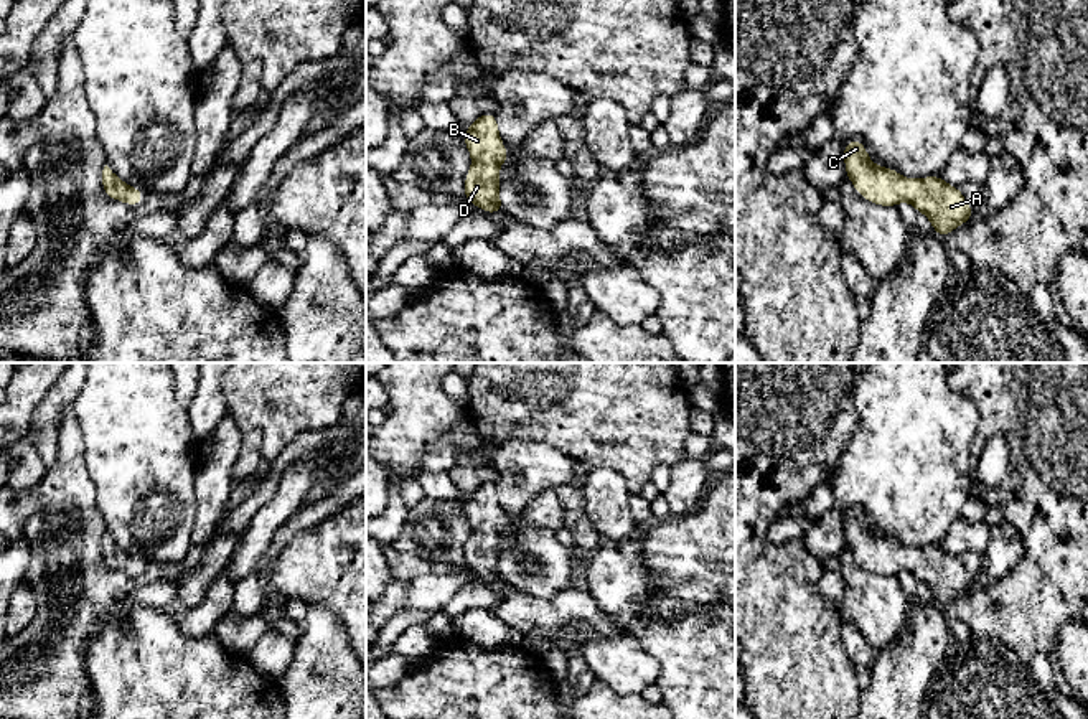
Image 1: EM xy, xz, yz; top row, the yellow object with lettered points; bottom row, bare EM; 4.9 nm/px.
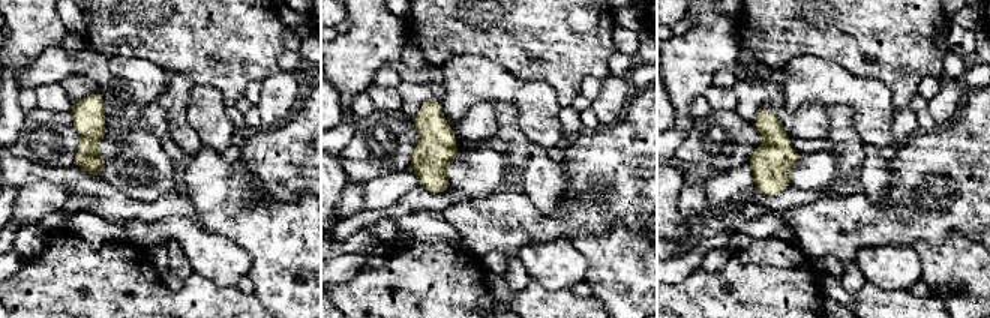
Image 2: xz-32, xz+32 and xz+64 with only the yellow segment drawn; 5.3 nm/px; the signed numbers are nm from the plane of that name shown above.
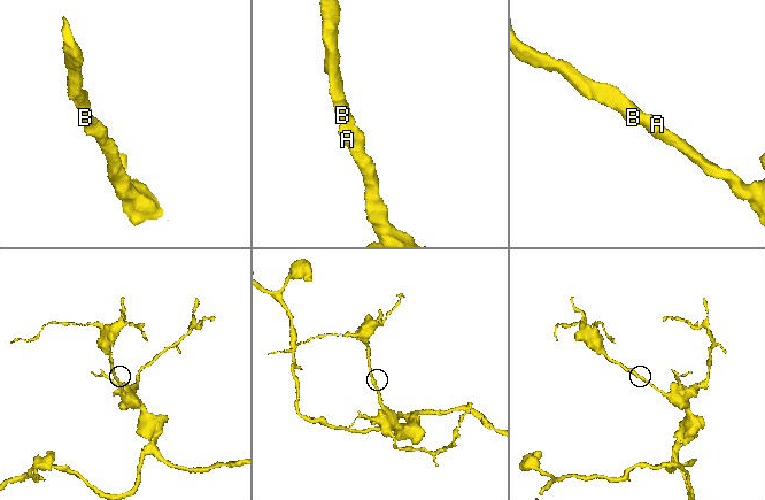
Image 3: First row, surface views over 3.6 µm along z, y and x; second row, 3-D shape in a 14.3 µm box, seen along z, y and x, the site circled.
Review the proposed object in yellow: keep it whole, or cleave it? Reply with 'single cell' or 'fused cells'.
single cell

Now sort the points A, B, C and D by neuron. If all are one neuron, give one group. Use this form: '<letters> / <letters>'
A B C D

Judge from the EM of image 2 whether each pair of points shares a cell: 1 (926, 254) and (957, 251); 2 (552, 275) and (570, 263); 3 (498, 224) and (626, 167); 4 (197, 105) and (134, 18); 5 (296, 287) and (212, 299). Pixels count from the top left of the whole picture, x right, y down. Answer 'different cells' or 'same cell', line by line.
1: same cell
2: same cell
3: same cell
4: different cells
5: different cells

